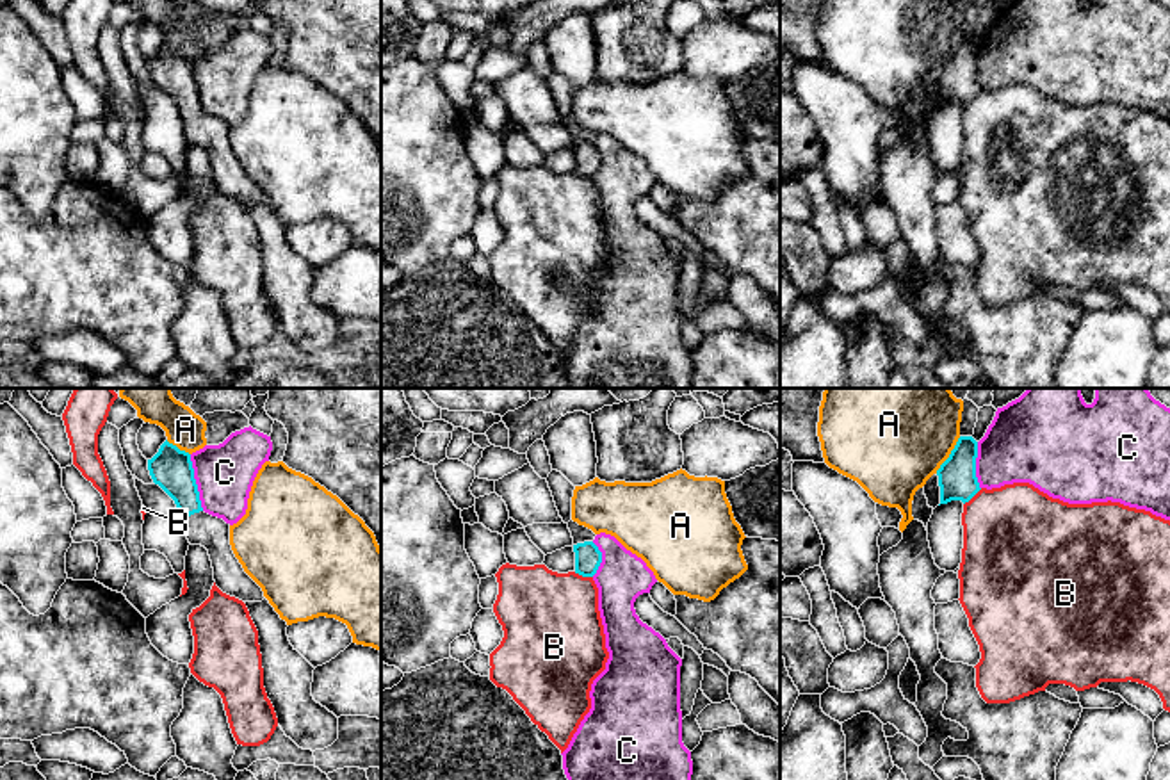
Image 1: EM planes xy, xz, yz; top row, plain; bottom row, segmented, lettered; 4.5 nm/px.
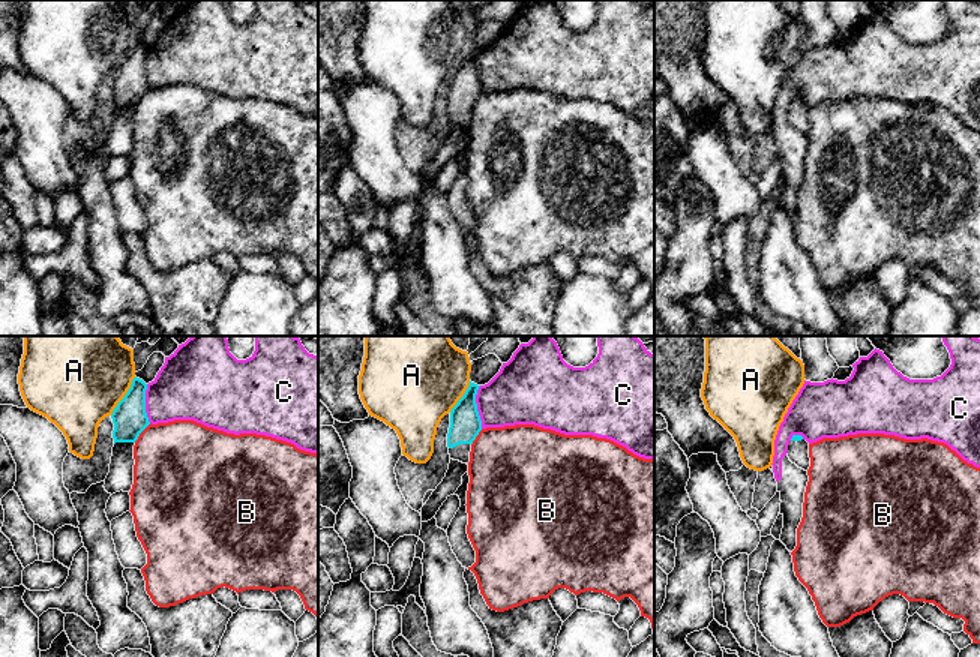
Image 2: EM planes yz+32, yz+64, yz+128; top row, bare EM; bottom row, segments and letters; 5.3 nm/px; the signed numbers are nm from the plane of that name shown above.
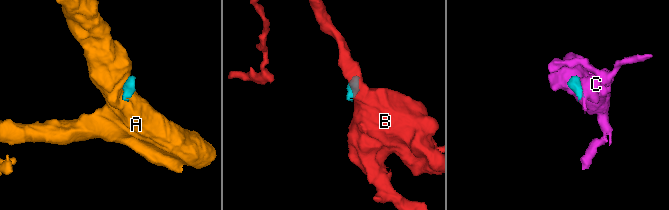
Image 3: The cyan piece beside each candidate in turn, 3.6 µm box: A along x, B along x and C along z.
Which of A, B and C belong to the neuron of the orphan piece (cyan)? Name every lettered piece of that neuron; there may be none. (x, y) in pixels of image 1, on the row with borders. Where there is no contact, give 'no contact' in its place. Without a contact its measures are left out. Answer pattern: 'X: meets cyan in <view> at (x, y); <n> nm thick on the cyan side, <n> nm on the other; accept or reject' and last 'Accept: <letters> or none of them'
A: meets cyan in yz at (950, 454); 180 nm thick on the cyan side, 500 nm on the other; reject
B: meets cyan in xz at (583, 576); 120 nm thick on the cyan side, 440 nm on the other; reject
C: meets cyan in xy at (194, 483); 190 nm thick on the cyan side, 260 nm on the other; reject
Accept: none of them

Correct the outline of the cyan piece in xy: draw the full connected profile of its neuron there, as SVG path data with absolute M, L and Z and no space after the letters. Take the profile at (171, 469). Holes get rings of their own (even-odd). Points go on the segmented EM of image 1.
M167 440L148 459L148 470L176 504L191 545L208 550L215 586L242 602L262 602L262 588L244 572L230 545L230 524L203 511L191 454Z

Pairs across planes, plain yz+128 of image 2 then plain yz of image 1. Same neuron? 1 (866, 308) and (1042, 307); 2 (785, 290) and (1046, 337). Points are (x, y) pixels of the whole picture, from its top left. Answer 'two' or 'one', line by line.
1: one
2: two

